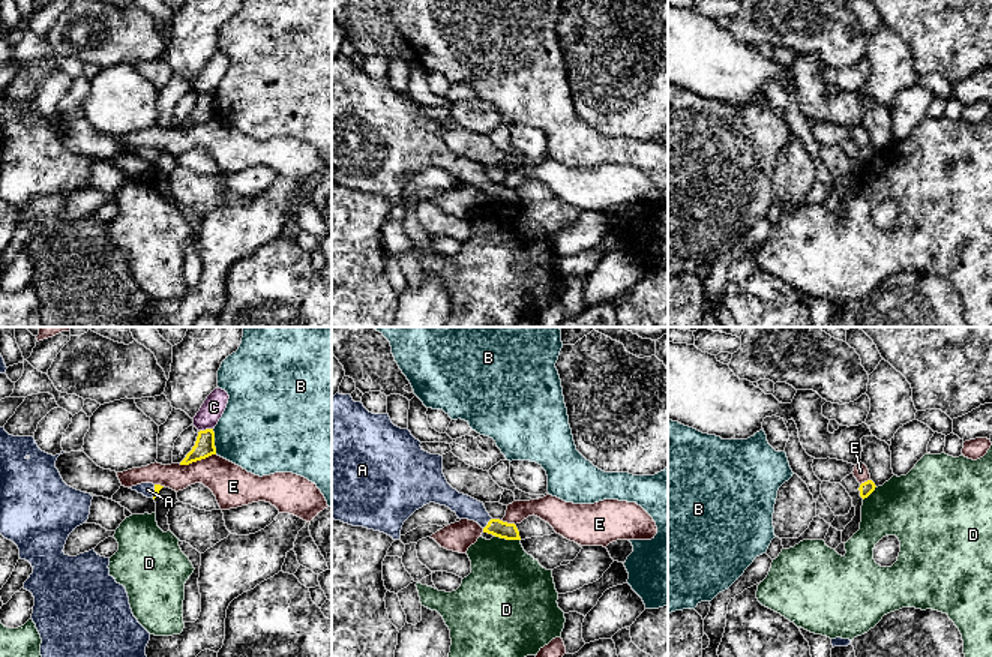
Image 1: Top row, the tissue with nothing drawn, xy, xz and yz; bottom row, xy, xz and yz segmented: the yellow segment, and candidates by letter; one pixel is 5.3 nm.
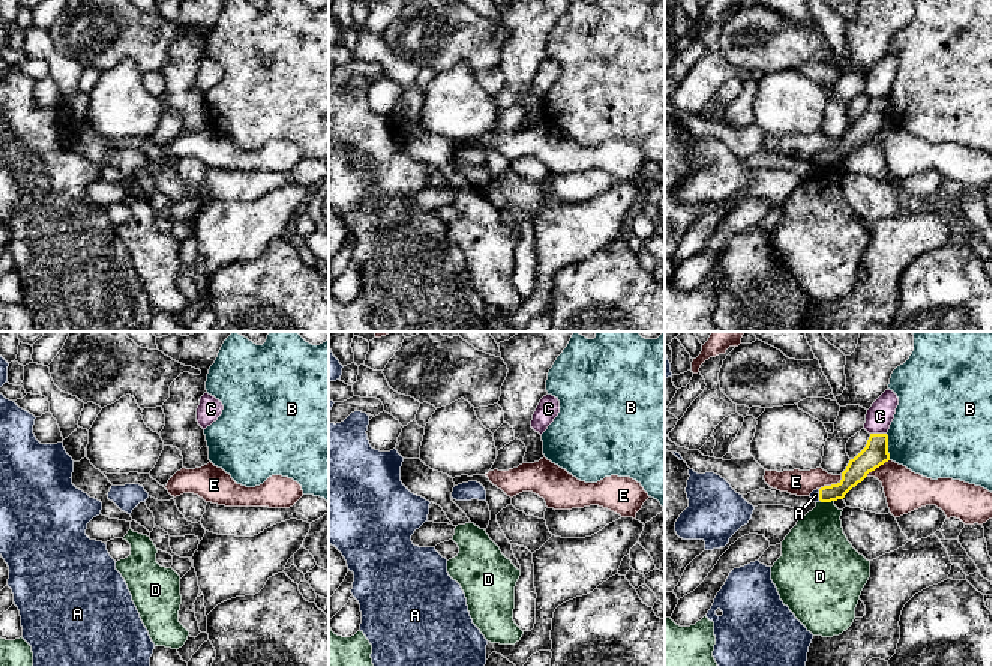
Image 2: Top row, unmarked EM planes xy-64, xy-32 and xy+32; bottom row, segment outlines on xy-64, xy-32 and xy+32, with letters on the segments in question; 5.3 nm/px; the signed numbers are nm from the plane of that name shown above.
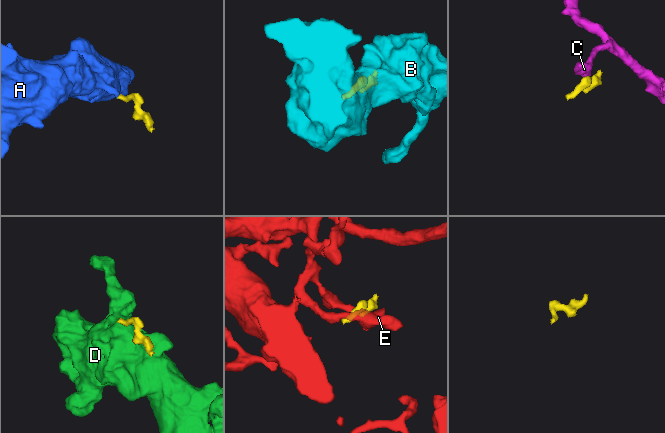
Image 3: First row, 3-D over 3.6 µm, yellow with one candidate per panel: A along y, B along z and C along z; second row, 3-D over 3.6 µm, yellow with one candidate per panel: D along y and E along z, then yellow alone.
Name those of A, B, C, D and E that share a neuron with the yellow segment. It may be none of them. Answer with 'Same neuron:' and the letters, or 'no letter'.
Same neuron: A

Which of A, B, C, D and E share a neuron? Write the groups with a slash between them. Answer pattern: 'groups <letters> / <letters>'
groups A / B / C / D / E

